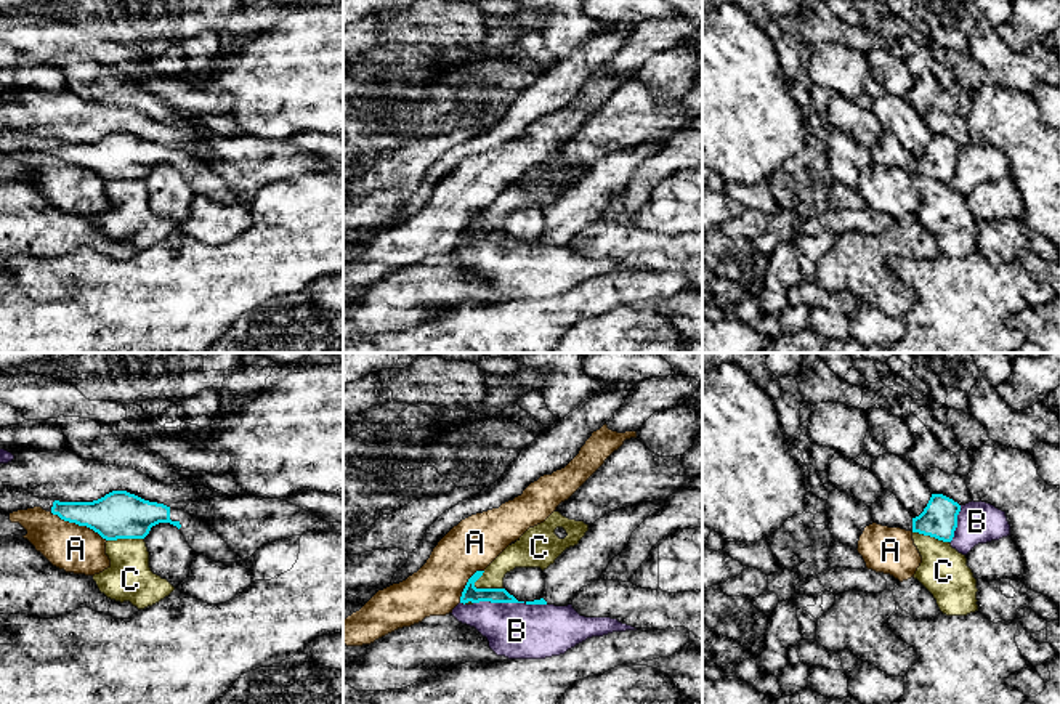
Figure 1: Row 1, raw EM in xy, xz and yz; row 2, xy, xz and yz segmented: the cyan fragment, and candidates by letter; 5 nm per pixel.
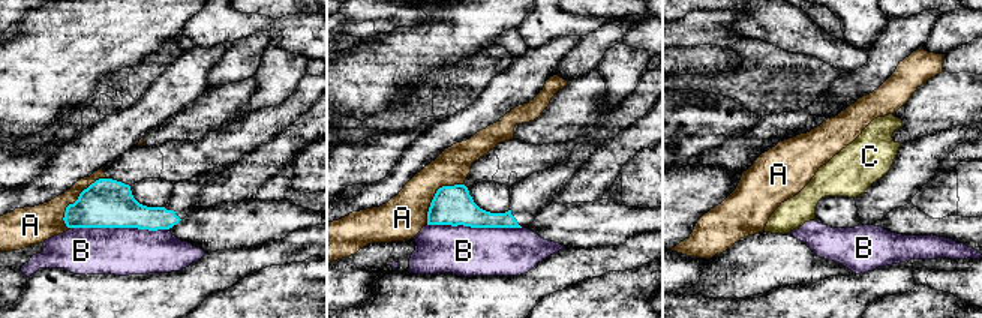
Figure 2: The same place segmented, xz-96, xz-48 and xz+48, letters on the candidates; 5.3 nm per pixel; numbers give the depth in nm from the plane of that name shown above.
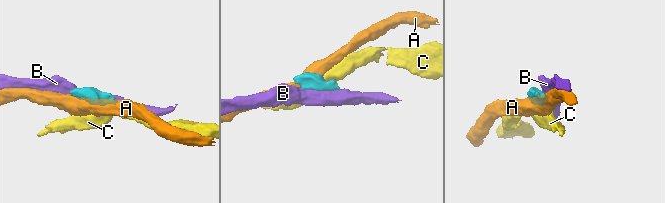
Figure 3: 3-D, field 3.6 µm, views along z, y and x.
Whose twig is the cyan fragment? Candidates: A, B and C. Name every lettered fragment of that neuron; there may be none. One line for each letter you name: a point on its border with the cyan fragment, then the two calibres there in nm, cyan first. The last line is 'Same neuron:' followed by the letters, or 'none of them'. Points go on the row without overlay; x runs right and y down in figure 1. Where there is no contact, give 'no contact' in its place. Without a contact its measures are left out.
Same neuron: none of them

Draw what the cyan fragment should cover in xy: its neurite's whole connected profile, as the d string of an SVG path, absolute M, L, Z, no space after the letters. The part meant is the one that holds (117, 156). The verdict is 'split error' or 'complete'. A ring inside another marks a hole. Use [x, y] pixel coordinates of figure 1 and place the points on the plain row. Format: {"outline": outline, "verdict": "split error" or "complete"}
{"outline": "M19 128L0 131L0 151L13 154L40 146L61 160L87 167L106 181L144 180L159 164L176 167L194 194L216 204L244 202L213 167L164 144L144 141L127 131L112 131L93 143L59 143L38 140Z", "verdict": "split error"}

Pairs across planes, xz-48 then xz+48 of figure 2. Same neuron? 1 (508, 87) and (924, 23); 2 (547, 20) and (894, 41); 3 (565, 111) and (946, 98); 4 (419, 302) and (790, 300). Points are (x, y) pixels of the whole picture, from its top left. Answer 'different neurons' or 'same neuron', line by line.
1: same neuron
2: different neurons
3: same neuron
4: same neuron

